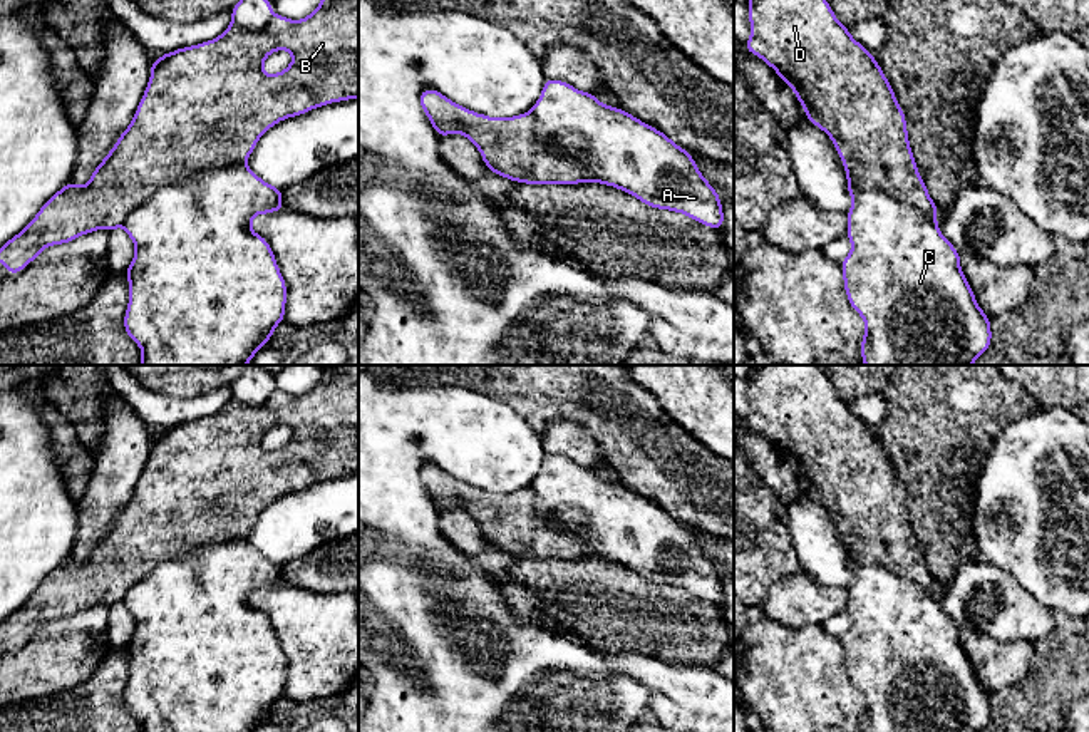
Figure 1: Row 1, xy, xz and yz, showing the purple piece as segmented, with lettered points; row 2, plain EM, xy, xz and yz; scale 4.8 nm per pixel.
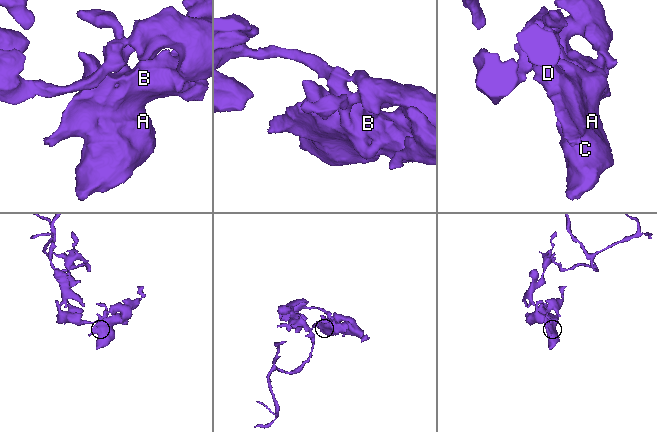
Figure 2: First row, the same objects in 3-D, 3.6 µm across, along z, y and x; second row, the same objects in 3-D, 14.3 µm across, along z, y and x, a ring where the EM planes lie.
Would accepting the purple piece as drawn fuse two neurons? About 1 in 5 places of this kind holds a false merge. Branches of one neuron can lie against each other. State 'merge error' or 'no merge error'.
merge error

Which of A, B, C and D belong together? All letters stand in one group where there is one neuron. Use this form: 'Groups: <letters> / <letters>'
Groups: A C / B D

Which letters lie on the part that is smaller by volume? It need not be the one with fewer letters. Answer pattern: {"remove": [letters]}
{"remove": ["B", "D"]}

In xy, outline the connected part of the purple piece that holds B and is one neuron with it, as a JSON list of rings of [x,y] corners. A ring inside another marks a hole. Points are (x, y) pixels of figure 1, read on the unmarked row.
[[[323,365],[320,380],[302,395],[271,389],[261,407],[231,399],[213,415],[163,429],[151,437],[151,452],[131,499],[92,546],[90,556],[85,561],[69,556],[47,575],[23,606],[0,623],[0,638],[8,650],[17,650],[44,623],[70,618],[95,605],[112,606],[161,563],[188,556],[191,549],[245,539],[260,513],[276,497],[348,474],[359,474],[359,365]],[[275,425],[288,425],[293,436],[285,446],[268,451],[263,437]]]

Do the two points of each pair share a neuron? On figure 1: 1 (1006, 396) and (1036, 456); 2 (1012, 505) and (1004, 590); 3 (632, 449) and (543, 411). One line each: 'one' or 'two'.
1: two
2: two
3: one

